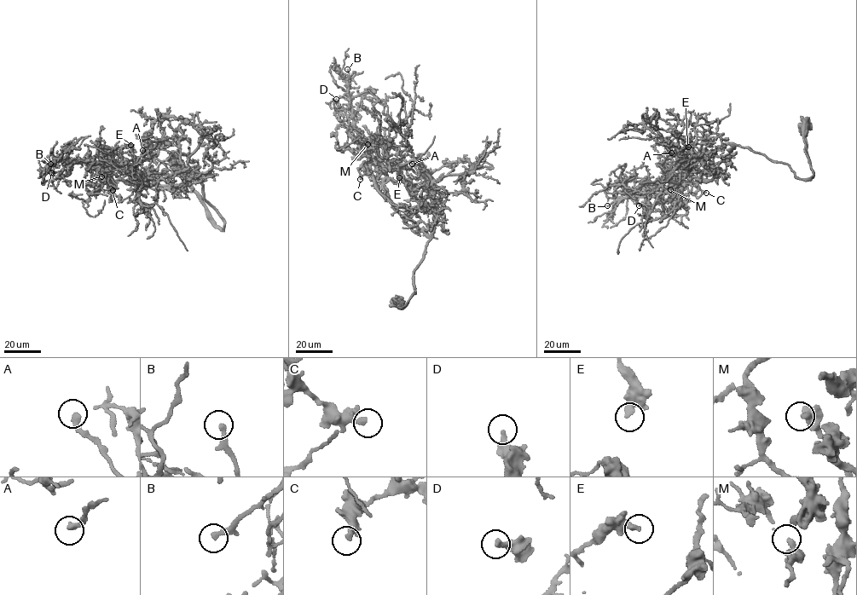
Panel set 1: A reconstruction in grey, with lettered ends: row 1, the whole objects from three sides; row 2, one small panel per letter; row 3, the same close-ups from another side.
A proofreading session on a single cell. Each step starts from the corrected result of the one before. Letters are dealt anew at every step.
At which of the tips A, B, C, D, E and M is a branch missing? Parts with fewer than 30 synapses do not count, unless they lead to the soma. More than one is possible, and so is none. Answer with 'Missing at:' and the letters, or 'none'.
Missing at: B

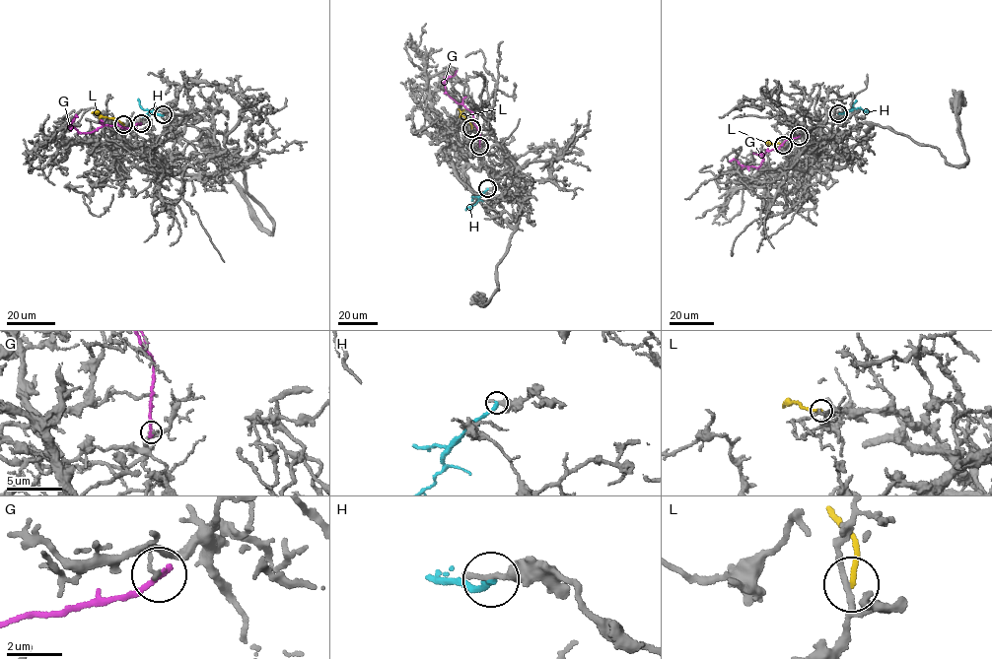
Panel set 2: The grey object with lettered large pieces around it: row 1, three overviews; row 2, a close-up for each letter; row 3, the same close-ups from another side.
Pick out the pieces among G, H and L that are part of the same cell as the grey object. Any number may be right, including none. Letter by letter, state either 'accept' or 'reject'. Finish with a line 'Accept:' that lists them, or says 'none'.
G: reject
H: reject
L: reject
Accept: none

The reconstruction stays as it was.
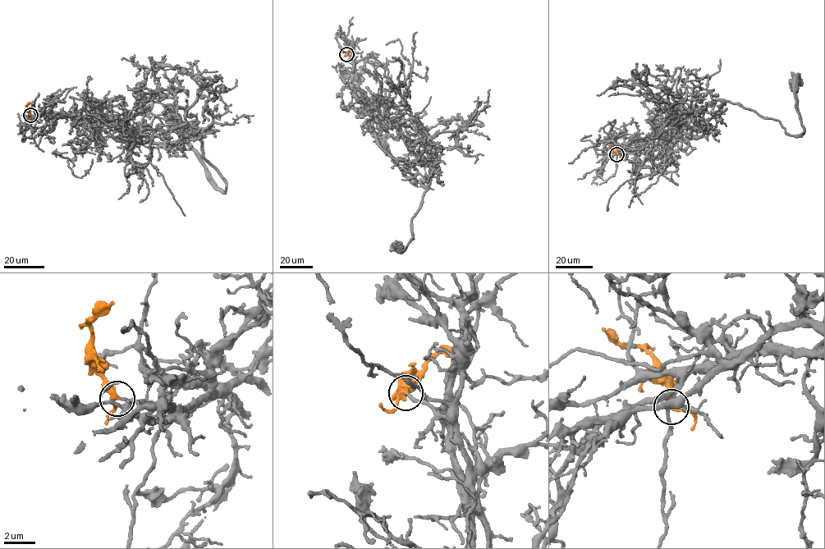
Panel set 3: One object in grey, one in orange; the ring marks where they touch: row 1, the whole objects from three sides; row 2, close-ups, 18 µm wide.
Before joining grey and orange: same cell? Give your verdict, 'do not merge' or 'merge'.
merge

